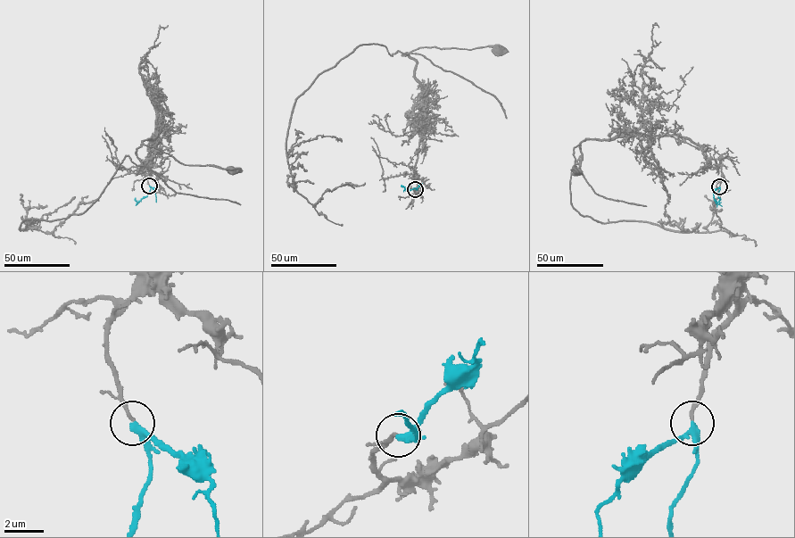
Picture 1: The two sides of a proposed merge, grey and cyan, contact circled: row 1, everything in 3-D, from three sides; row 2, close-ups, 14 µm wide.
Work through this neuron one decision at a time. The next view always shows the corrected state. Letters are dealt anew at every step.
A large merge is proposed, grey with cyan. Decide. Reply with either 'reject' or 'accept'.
accept

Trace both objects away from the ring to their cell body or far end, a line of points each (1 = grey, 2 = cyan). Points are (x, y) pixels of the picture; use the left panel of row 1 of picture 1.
1: (149, 186), (152, 164), (147, 145), (155, 134), (143, 143), (186, 164), (231, 169)
2: (149, 186), (145, 196), (137, 202), (135, 198)

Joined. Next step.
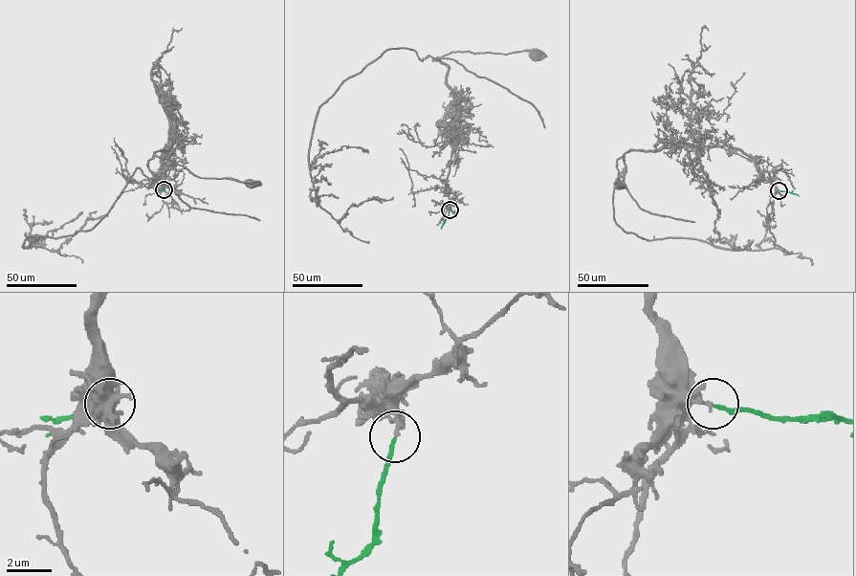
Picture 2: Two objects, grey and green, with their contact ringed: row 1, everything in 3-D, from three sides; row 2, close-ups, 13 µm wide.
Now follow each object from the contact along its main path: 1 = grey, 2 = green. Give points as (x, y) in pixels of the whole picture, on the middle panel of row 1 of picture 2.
1: (449, 210), (446, 183), (454, 94), (440, 57), (468, 51), (535, 55)
2: (449, 210), (441, 229)

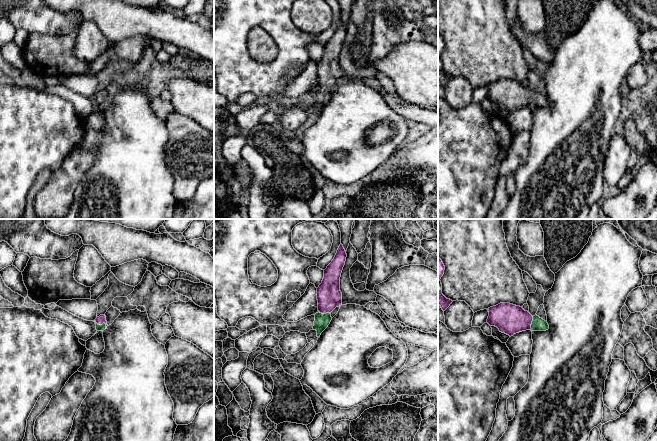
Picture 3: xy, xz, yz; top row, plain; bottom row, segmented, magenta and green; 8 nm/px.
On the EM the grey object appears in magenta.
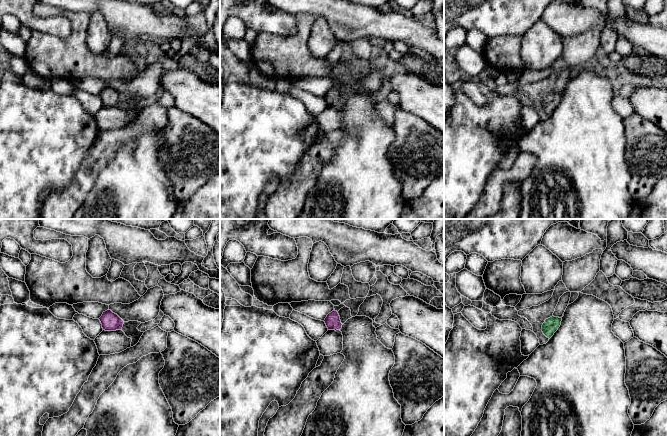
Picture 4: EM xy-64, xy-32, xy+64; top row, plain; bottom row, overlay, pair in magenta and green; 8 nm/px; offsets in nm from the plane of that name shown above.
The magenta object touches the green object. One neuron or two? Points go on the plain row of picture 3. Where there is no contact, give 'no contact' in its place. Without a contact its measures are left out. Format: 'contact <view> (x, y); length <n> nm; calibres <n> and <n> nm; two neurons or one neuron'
contact xy (101, 100); length 120 nm; calibres 70 and 50 nm; one neuron

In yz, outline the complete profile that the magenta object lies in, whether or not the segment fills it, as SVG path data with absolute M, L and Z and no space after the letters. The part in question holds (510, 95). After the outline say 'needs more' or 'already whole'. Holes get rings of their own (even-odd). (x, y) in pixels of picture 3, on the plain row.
M500 79L490 83L488 88L487 99L510 113L526 106L546 107L549 105L547 97L537 91L532 92L522 83L510 79Z | needs more

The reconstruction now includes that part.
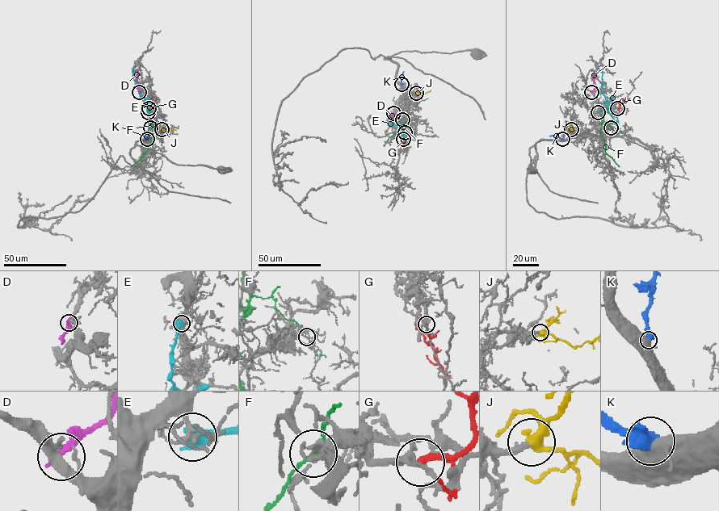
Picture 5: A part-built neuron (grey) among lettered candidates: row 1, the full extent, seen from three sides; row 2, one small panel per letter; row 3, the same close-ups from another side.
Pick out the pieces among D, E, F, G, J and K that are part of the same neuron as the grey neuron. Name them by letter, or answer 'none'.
J

